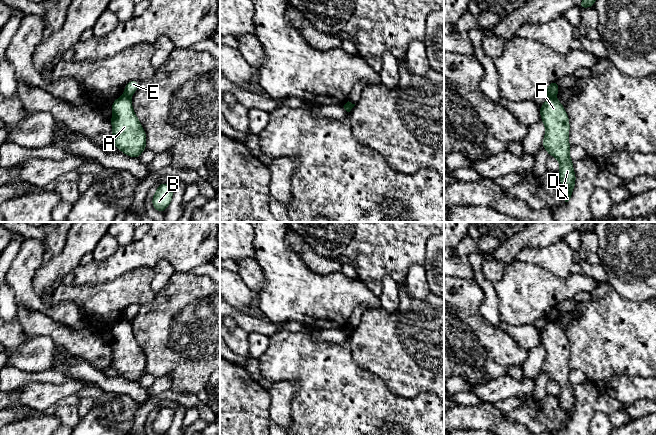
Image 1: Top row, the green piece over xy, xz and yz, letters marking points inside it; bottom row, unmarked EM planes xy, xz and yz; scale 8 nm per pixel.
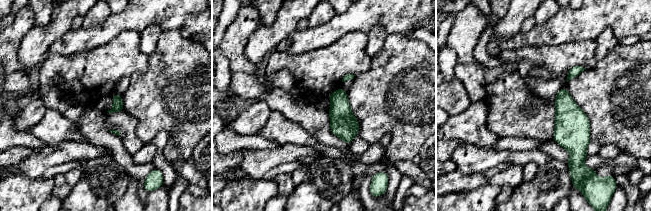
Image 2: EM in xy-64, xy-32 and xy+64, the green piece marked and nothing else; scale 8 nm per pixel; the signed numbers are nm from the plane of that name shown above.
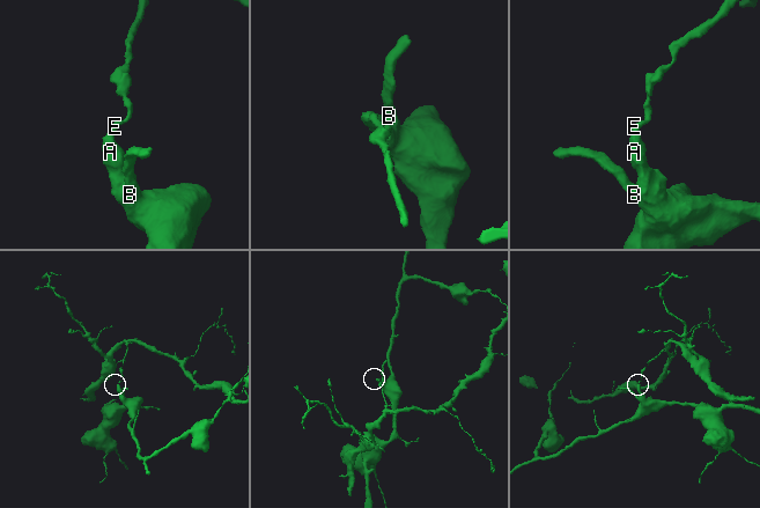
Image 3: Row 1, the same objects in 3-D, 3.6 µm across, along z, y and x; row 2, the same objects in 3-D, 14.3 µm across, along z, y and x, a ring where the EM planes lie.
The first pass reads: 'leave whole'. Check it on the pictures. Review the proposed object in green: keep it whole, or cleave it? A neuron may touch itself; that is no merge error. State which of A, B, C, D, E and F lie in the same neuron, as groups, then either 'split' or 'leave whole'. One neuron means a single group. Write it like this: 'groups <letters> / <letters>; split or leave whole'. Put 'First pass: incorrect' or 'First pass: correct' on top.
First pass: incorrect
groups A B C D F / E; split

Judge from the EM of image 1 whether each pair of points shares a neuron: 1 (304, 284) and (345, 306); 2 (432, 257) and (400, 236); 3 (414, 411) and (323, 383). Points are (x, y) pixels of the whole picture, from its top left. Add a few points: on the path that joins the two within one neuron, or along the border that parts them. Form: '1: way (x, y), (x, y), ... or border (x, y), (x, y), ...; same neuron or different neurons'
1: way (314, 294), (321, 301), (335, 301); same neuron
2: border (433, 234), (426, 242), (425, 262), (422, 265); different neurons
3: way (391, 411), (354, 411), (346, 406); same neuron

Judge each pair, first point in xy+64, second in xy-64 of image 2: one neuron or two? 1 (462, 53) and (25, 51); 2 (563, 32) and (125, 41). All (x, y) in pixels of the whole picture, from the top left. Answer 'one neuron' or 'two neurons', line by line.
1: two neurons
2: two neurons

